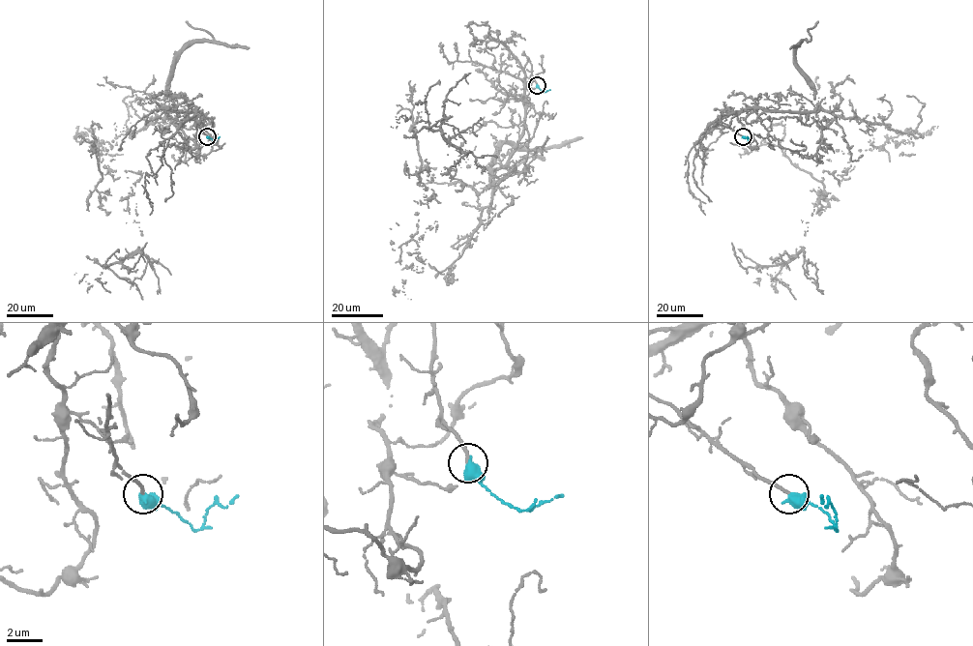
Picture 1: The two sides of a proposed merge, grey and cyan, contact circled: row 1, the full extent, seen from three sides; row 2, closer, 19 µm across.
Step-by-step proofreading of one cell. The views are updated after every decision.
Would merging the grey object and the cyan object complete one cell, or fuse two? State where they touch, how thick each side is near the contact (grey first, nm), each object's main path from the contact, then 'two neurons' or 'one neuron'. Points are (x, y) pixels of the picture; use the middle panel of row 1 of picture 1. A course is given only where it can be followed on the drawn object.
place (537, 85); calibres 180 and 600 nm; course grey (537, 85), (529, 60), (522, 136), (435, 274), (414, 174), (465, 154), (441, 124), (470, 73); course cyan (537, 85), (545, 92), (550, 90); one neuron

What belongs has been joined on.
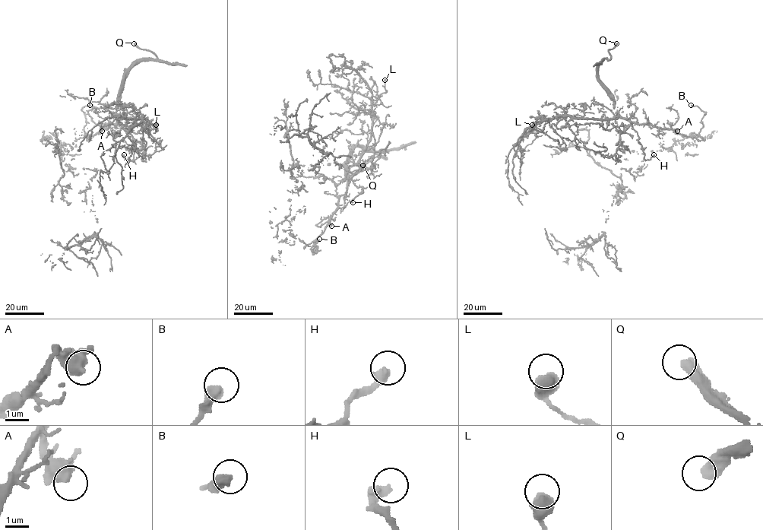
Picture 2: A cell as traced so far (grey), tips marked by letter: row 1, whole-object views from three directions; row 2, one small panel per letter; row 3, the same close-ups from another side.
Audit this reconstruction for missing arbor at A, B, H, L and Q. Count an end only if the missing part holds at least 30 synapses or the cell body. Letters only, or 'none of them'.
Q

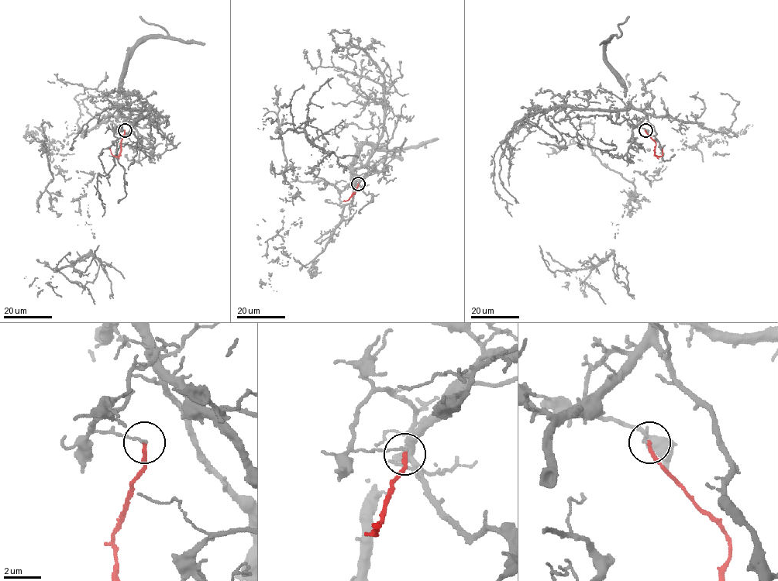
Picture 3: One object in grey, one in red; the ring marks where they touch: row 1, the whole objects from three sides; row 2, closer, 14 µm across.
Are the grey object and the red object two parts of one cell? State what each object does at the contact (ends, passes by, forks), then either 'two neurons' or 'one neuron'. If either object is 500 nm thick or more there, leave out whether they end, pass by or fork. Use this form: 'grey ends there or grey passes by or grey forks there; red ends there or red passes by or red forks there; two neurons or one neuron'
grey ends there; red ends there; two neurons

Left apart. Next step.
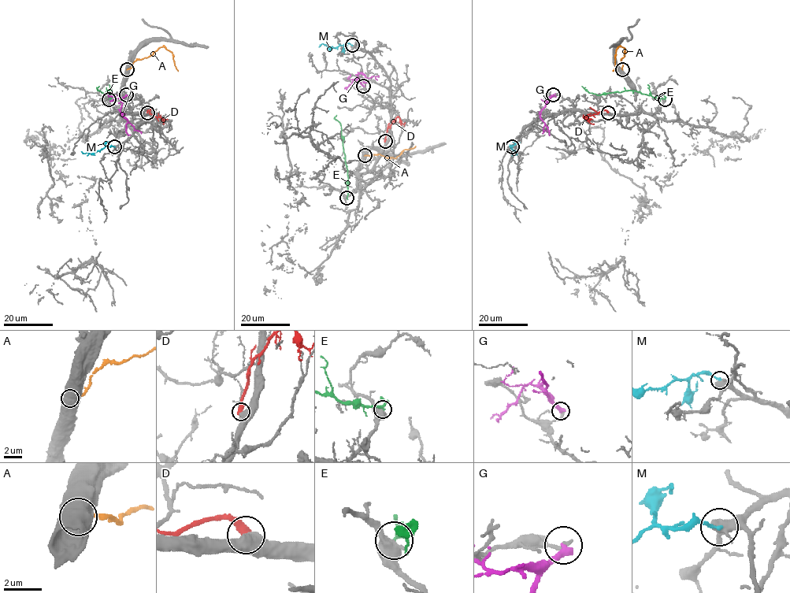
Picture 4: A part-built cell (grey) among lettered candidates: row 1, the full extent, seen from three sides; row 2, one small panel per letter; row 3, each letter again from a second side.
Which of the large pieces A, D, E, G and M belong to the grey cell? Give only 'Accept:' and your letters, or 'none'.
Accept: M

